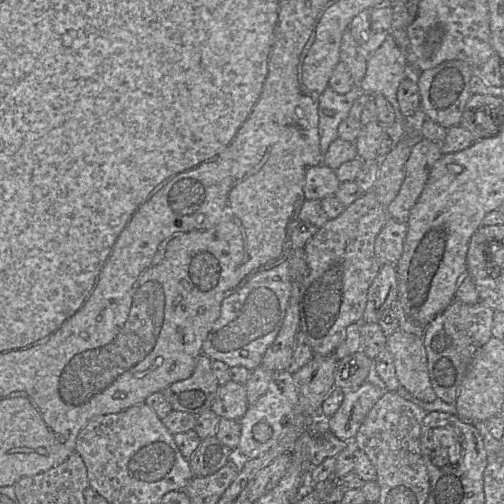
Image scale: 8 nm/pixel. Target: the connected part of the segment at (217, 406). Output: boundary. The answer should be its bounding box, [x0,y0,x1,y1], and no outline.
[210,380,248,420]

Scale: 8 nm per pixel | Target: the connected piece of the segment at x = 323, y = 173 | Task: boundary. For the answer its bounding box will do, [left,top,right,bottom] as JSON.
[305,165,340,200]

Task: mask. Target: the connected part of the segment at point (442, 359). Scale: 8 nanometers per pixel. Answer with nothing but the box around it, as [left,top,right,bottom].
[423,299,495,404]

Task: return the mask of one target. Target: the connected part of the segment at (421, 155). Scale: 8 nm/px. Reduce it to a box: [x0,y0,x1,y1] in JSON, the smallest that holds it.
[387,138,442,223]

